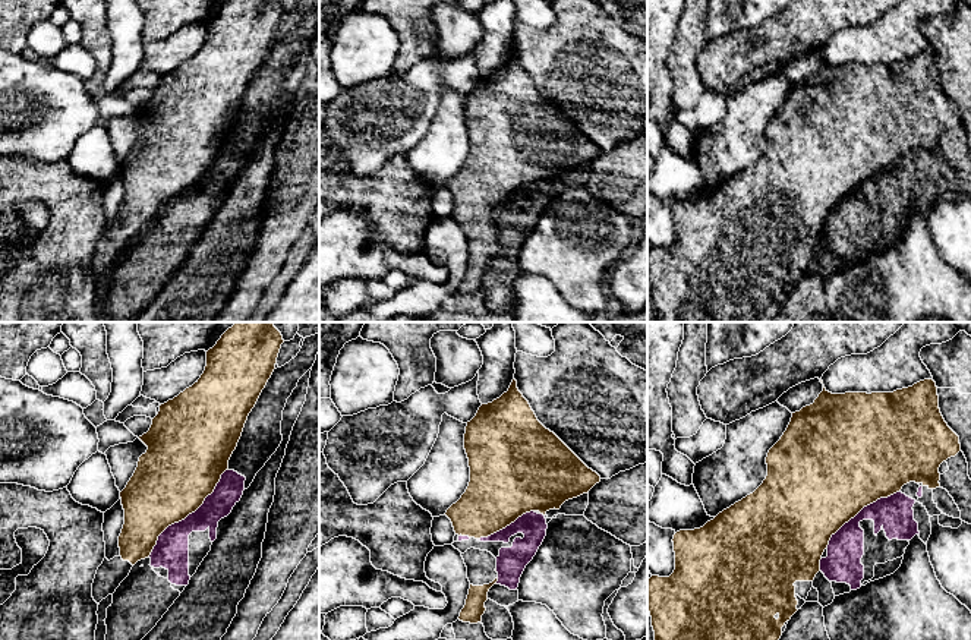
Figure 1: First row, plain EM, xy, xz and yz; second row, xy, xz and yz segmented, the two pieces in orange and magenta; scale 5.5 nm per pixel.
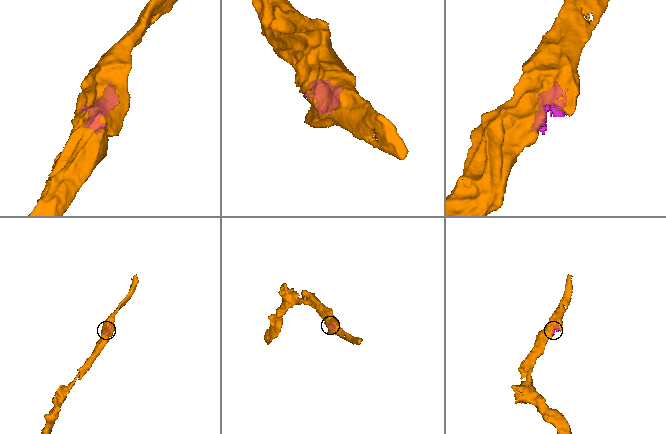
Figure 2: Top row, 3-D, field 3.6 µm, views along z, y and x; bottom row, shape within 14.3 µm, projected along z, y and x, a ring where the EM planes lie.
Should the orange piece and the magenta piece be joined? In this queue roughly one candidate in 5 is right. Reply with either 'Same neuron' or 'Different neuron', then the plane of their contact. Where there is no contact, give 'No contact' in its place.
Different neuron. Touches orange in xy

